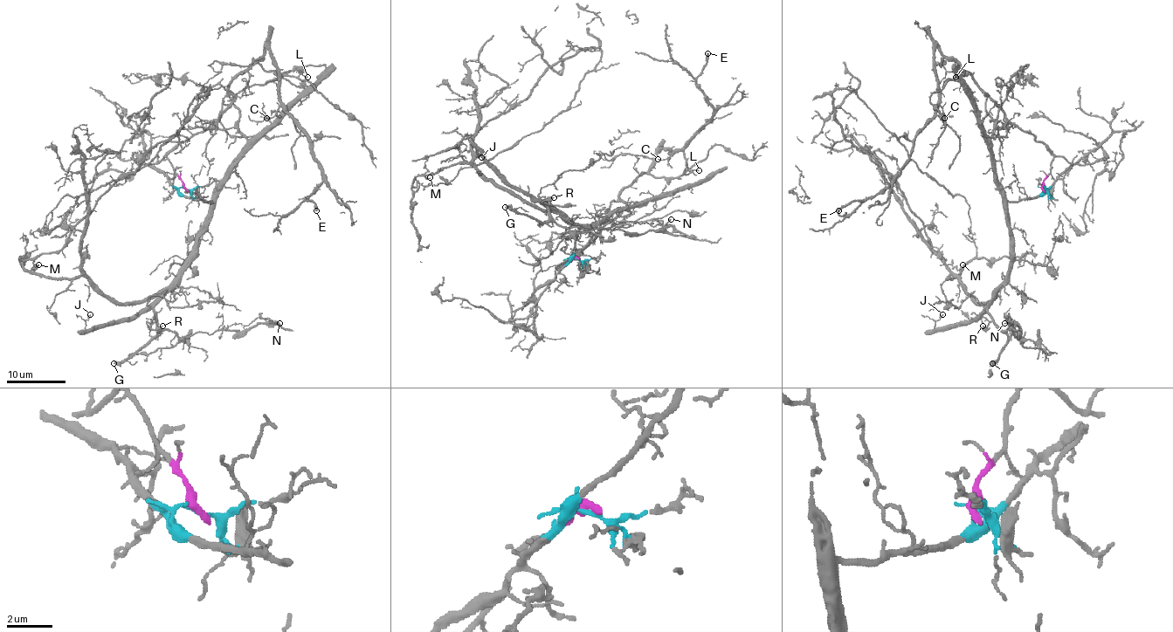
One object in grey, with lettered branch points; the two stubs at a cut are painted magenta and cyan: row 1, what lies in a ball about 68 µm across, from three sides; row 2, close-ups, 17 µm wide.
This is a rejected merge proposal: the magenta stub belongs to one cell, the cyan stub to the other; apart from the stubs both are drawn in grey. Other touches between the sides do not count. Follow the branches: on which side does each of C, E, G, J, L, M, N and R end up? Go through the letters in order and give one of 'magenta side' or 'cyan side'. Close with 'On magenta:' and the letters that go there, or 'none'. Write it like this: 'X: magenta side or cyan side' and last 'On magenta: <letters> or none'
C: magenta side
E: magenta side
G: cyan side
J: cyan side
L: magenta side
M: cyan side
N: cyan side
R: cyan side
On magenta: C, E, L

